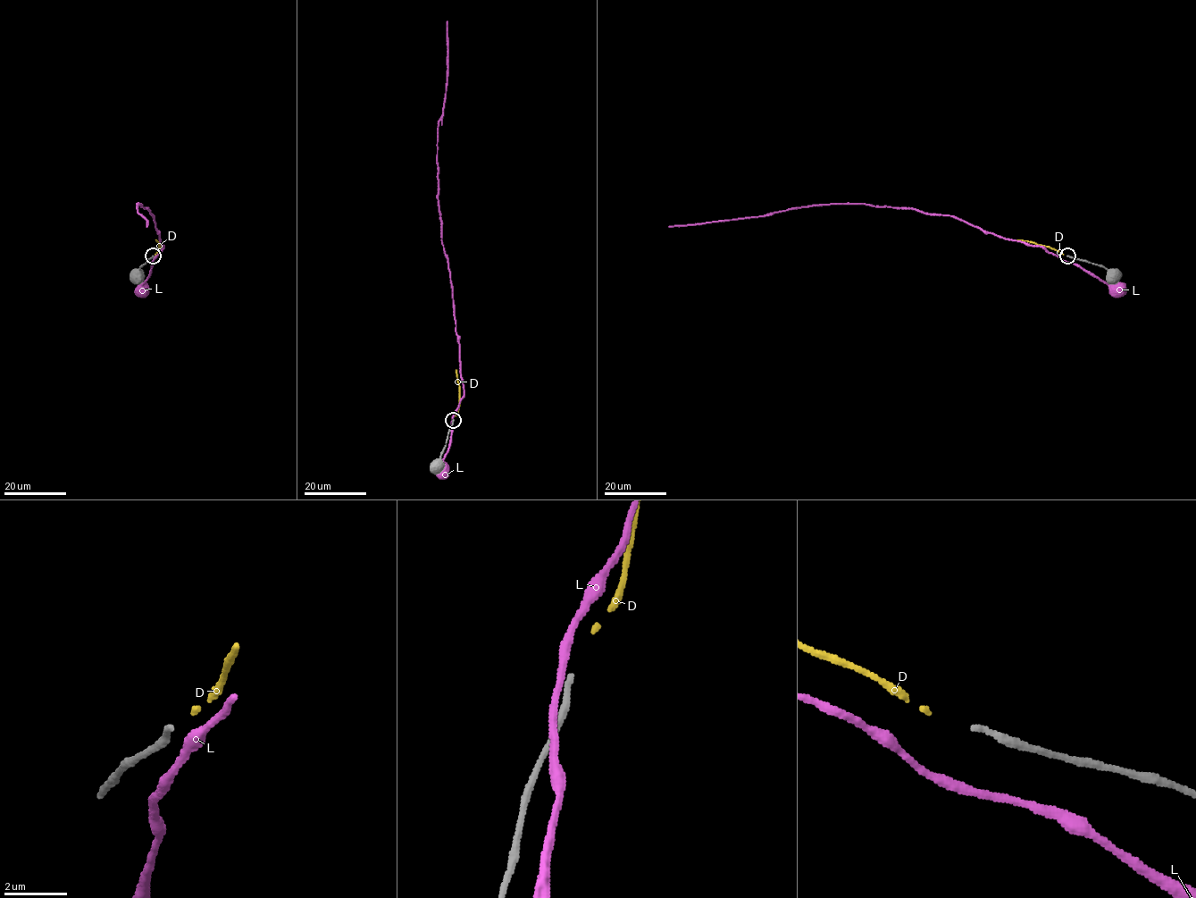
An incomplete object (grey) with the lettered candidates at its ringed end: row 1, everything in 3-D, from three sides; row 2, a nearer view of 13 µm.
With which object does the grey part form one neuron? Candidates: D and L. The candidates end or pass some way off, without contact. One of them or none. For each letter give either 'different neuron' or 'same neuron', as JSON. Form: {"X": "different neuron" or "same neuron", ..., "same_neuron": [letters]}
{"D": "same neuron", "L": "different neuron", "same_neuron": ["D"]}

